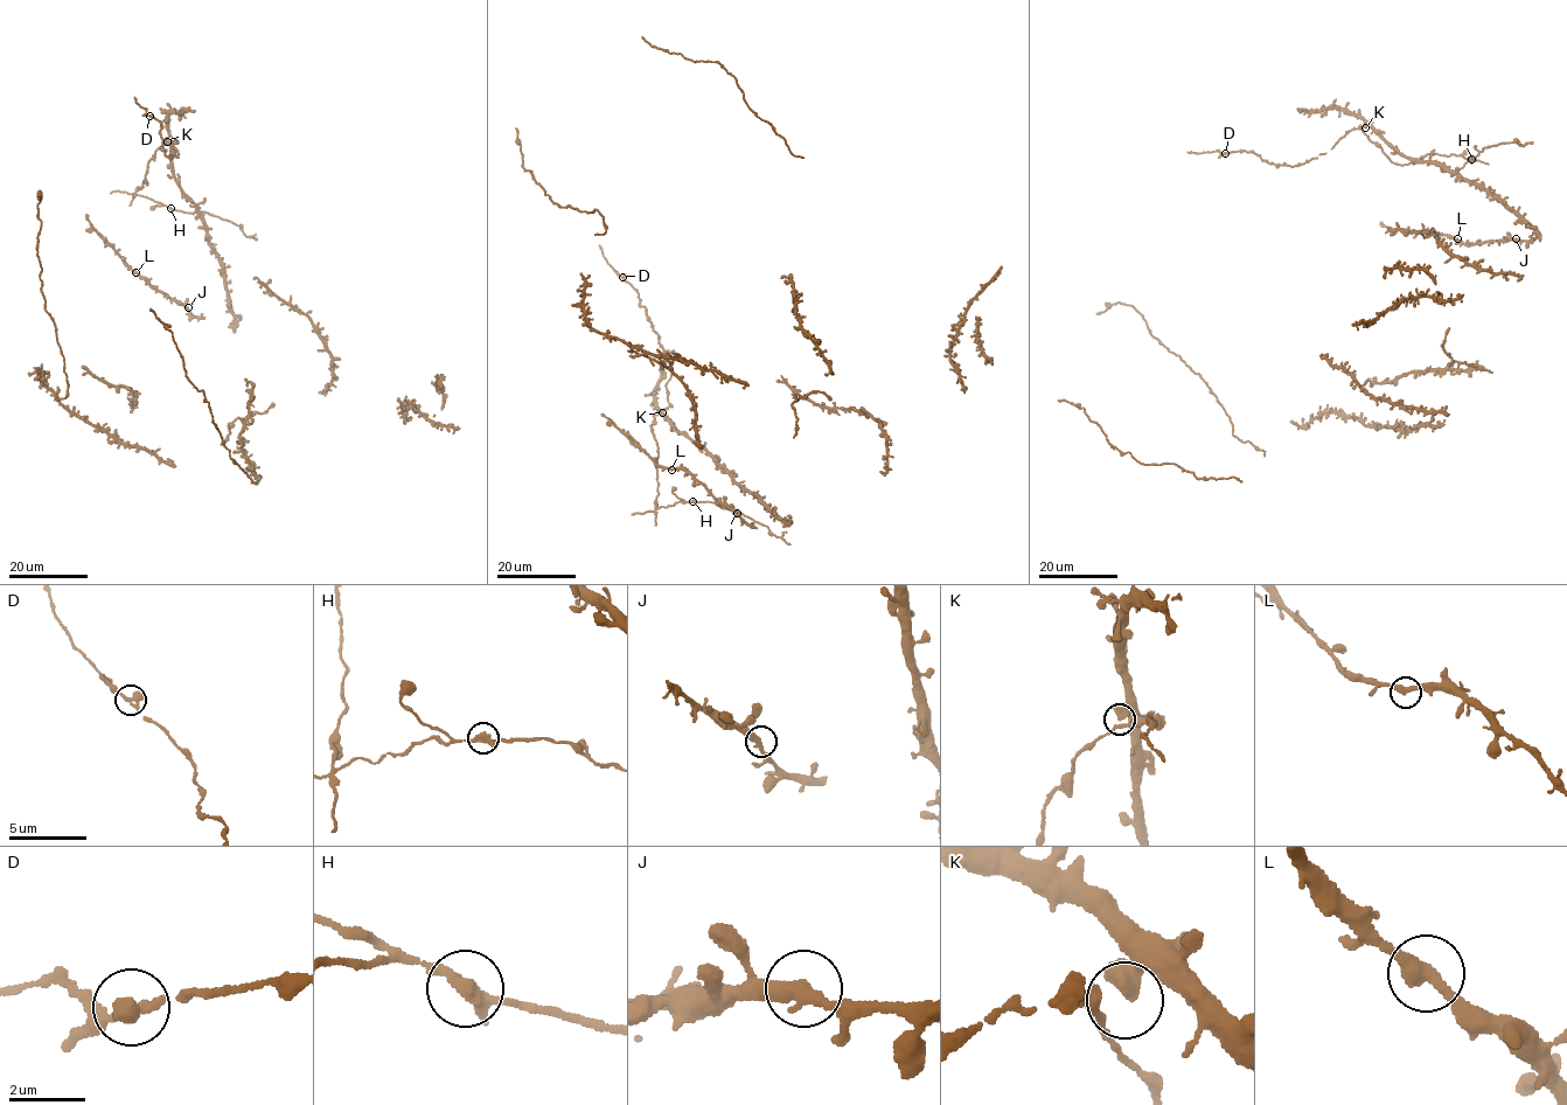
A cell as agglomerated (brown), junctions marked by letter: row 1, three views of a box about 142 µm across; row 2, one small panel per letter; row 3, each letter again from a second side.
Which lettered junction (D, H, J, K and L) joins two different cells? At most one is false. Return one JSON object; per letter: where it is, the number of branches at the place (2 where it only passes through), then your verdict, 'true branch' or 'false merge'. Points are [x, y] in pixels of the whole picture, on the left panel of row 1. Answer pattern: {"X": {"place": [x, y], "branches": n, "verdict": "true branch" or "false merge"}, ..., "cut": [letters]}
{"D": {"place": [150, 116], "branches": 2, "verdict": "true branch"}, "H": {"place": [171, 208], "branches": 2, "verdict": "true branch"}, "J": {"place": [188, 307], "branches": 2, "verdict": "true branch"}, "K": {"place": [167, 141], "branches": 2, "verdict": "true branch"}, "L": {"place": [136, 272], "branches": 2, "verdict": "true branch"}, "cut": []}

